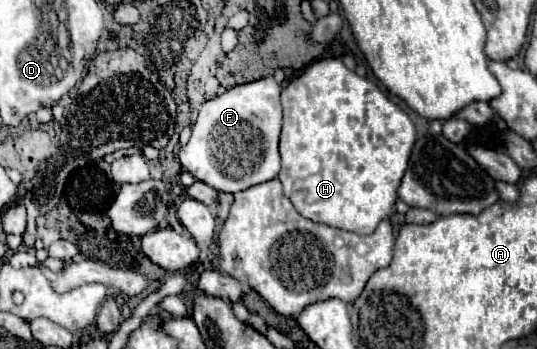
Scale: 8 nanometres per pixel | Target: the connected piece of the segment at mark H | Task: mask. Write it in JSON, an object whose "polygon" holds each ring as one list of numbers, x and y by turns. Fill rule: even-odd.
{"polygon":[[321,59,311,63,281,93,283,131,281,131,281,171,283,193,305,219,357,235,371,235,387,219,397,201,397,189,407,171,415,145,415,127,407,113,387,99,369,79,347,69,341,59]]}

